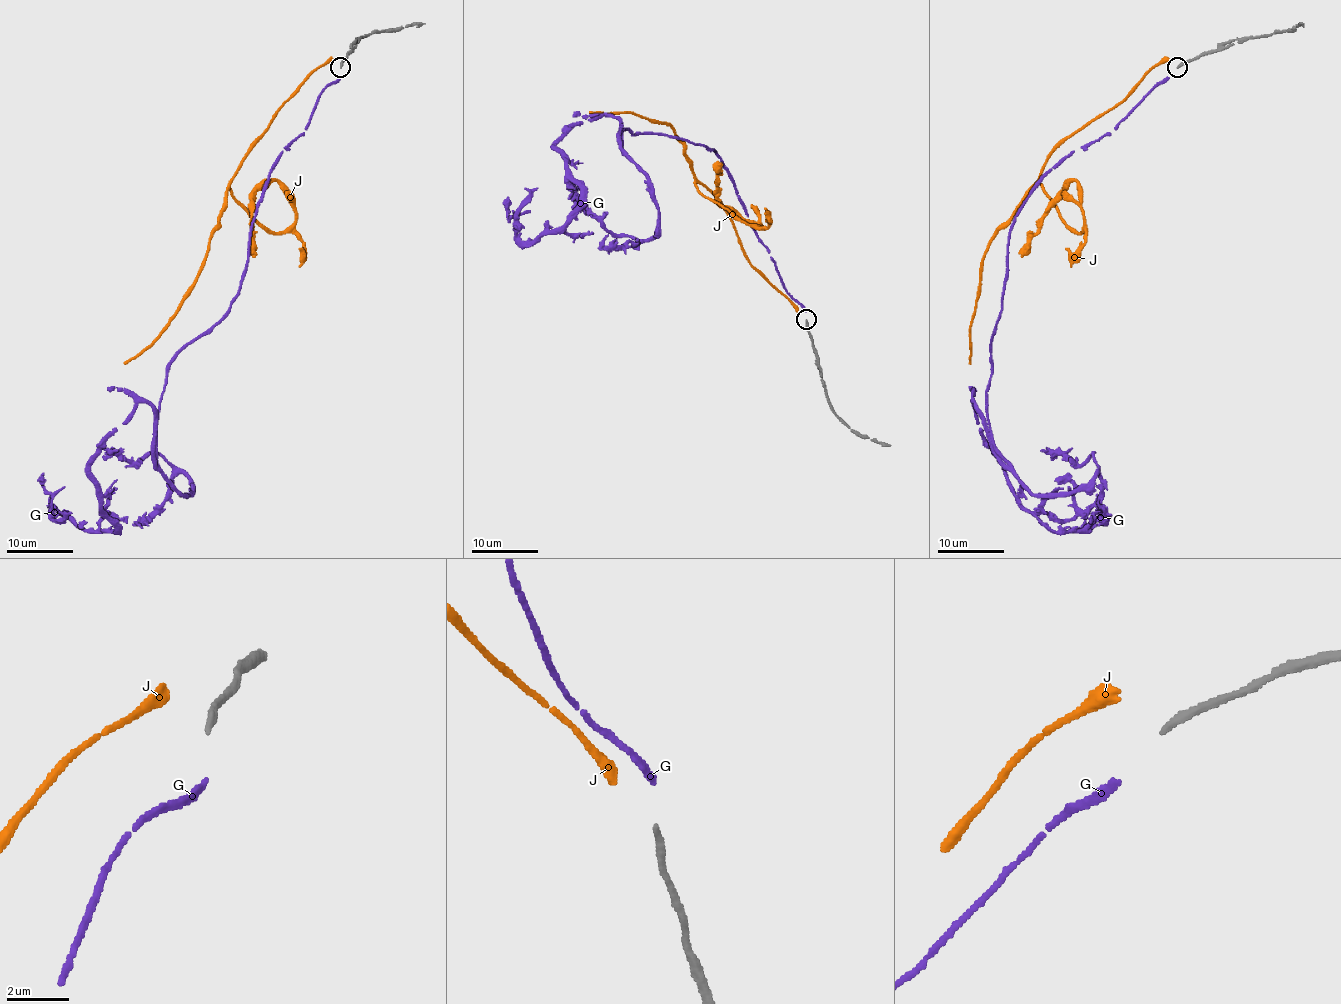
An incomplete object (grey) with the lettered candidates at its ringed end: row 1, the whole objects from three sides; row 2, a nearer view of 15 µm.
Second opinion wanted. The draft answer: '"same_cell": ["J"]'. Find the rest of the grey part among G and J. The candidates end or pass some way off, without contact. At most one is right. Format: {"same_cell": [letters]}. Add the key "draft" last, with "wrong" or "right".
{"same_cell": [], "draft": "wrong"}

